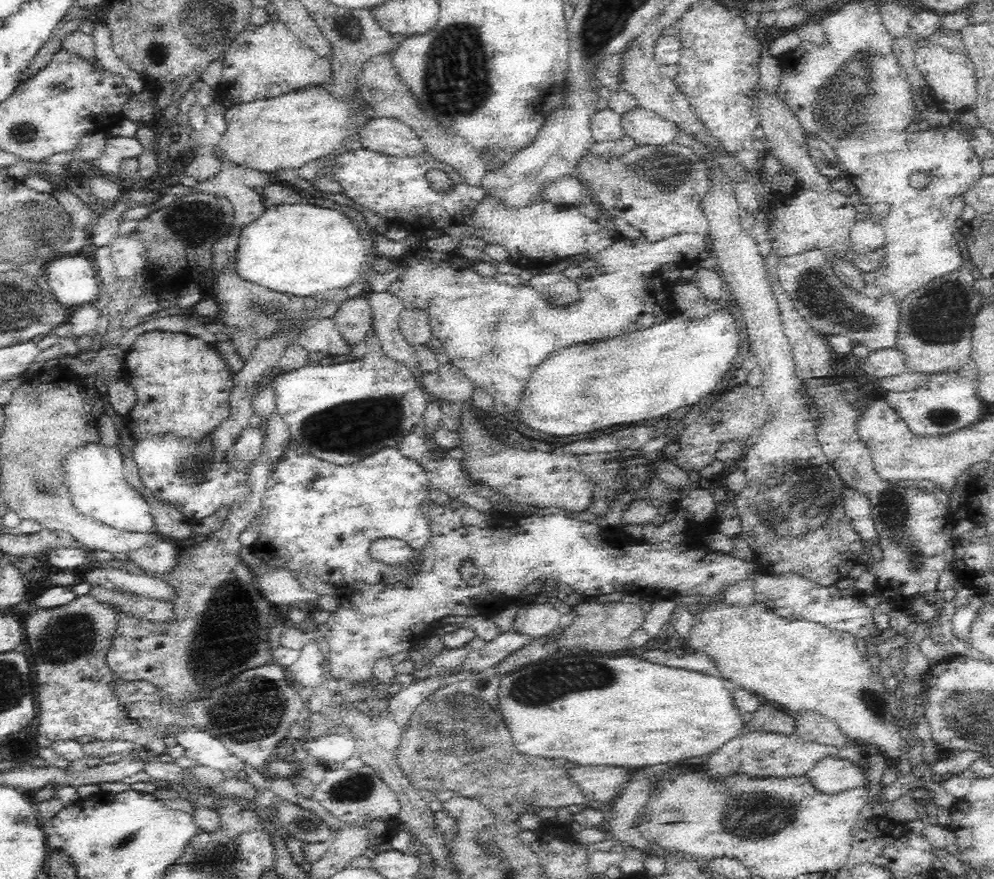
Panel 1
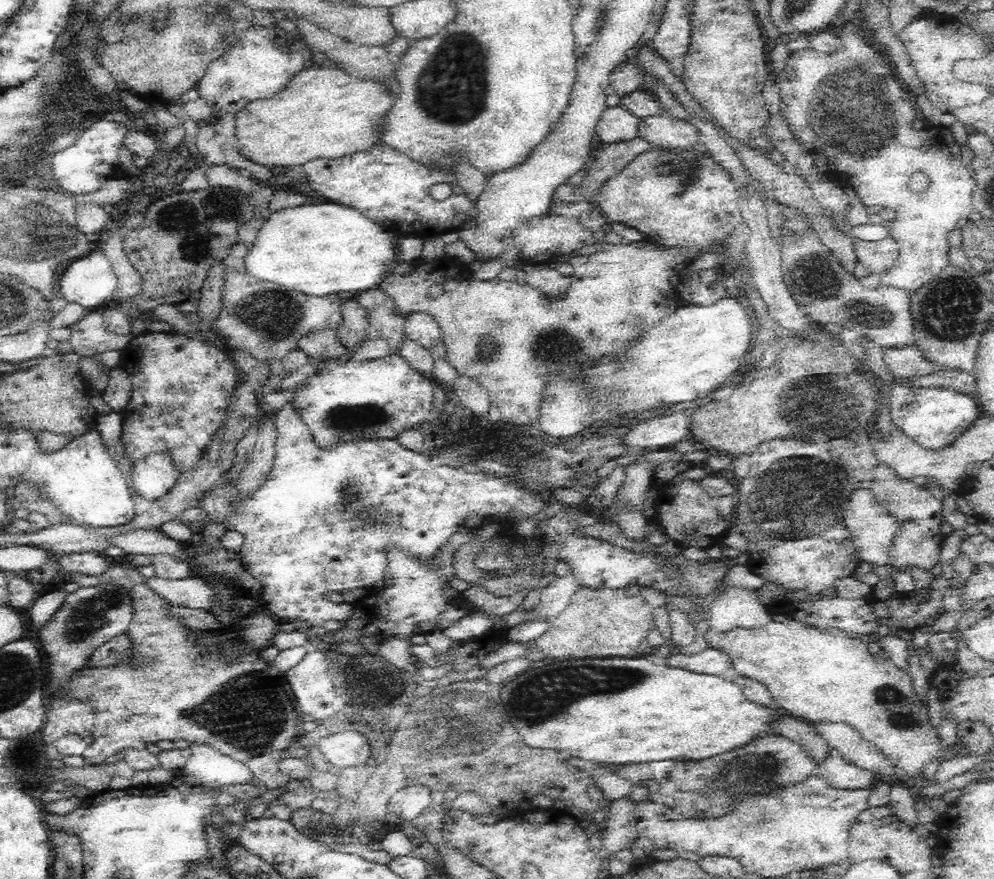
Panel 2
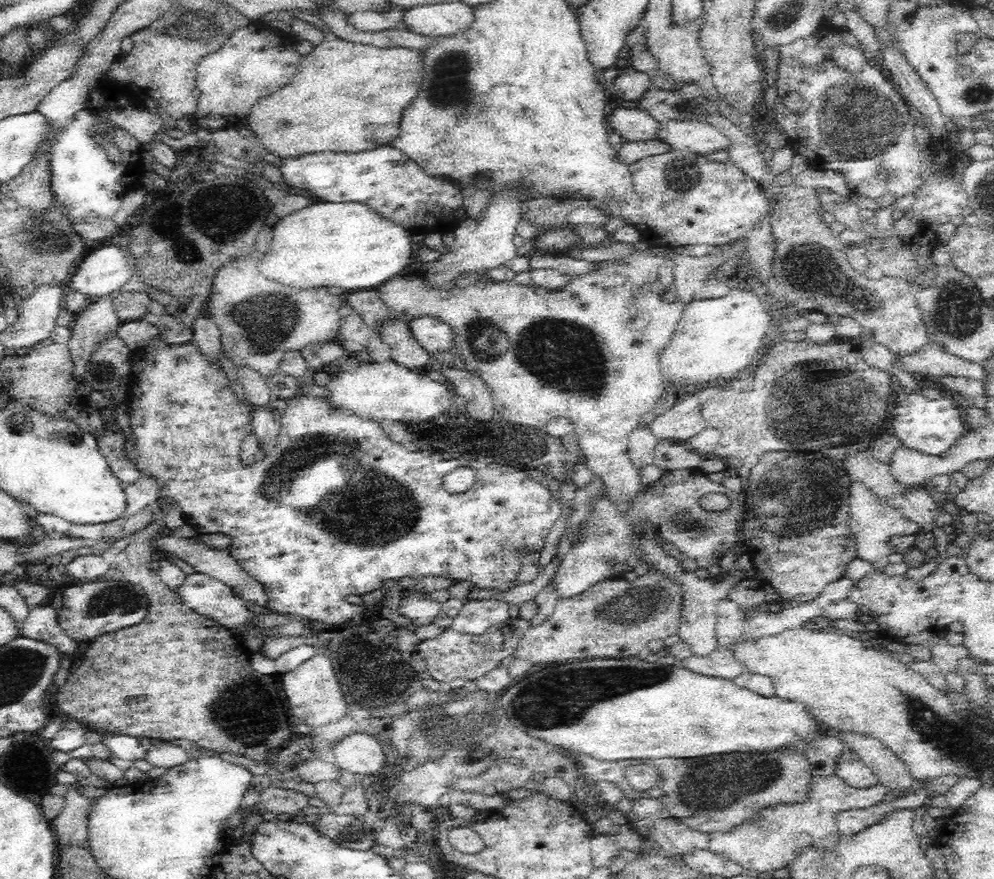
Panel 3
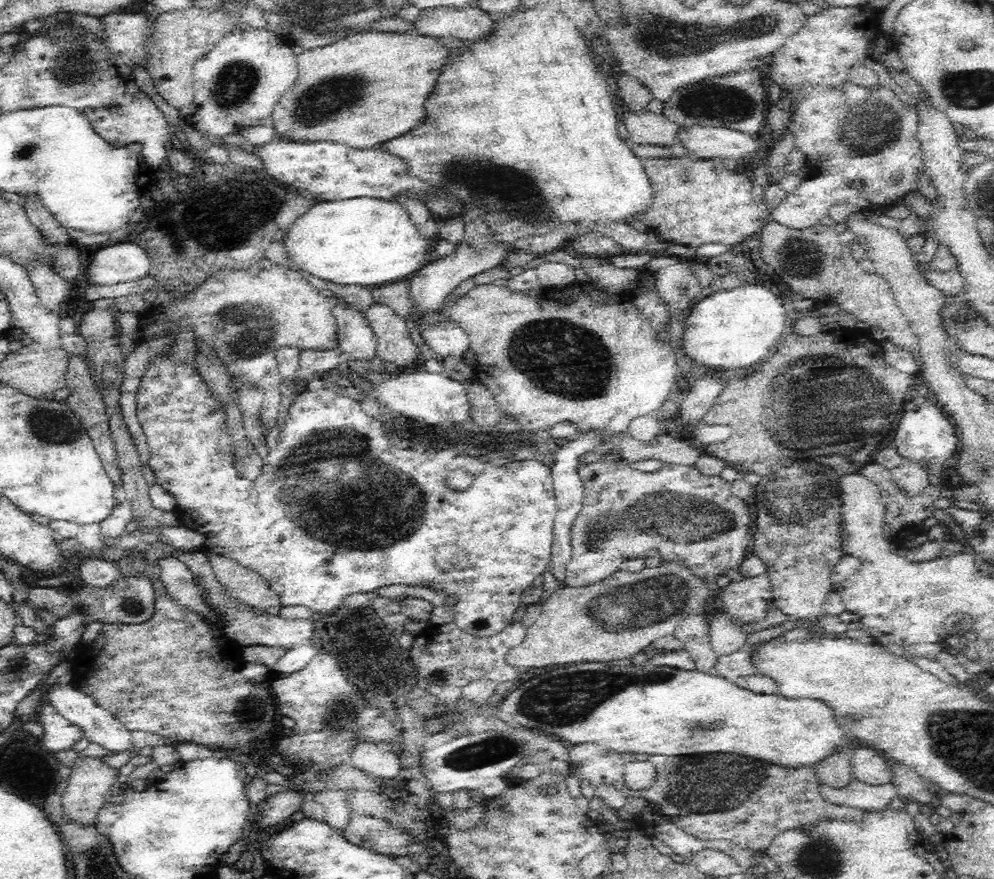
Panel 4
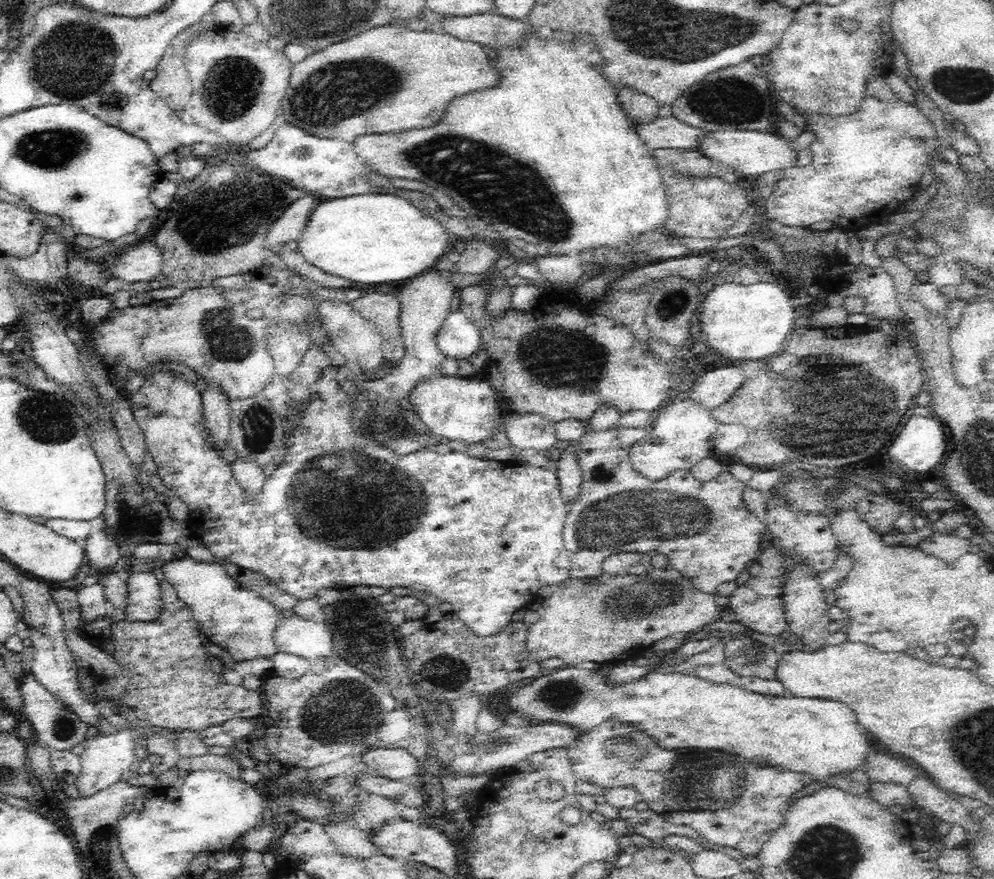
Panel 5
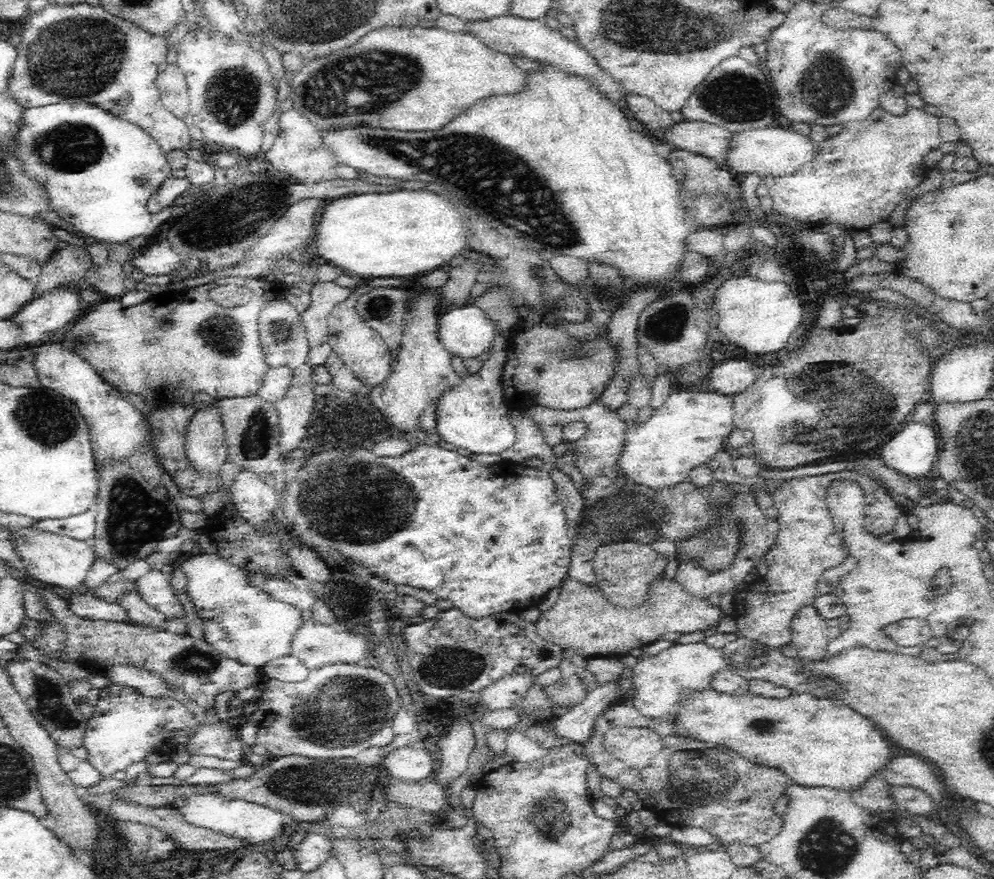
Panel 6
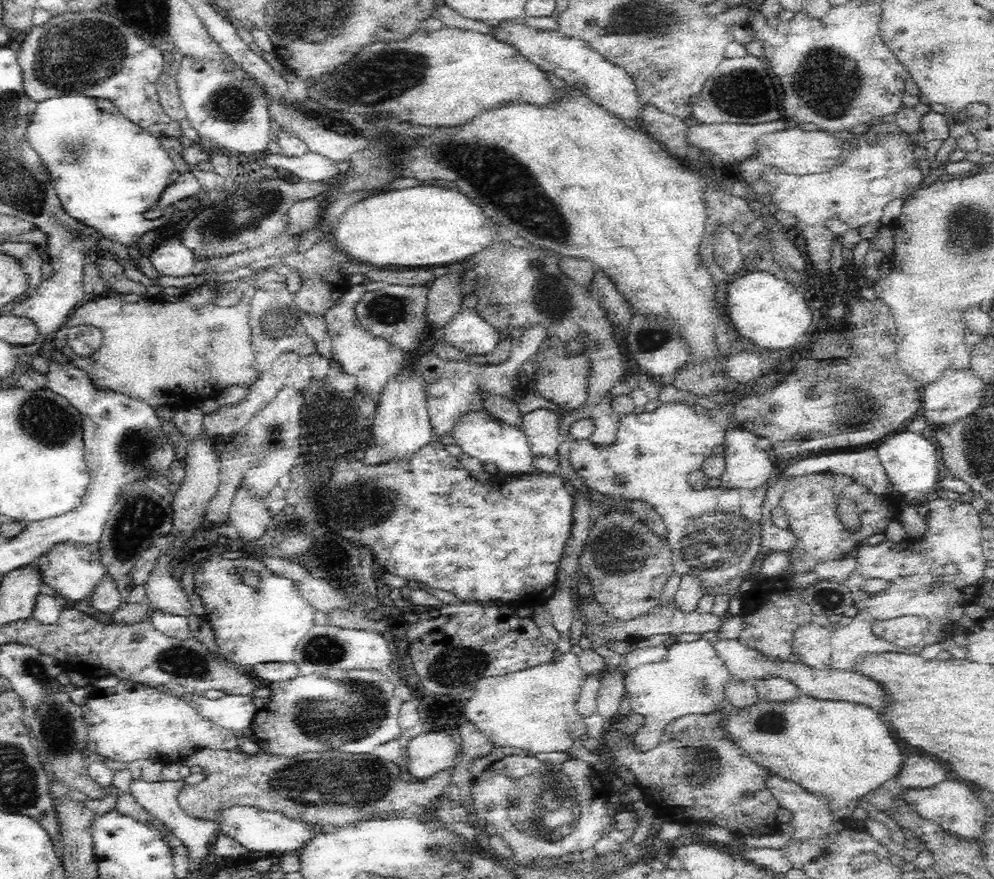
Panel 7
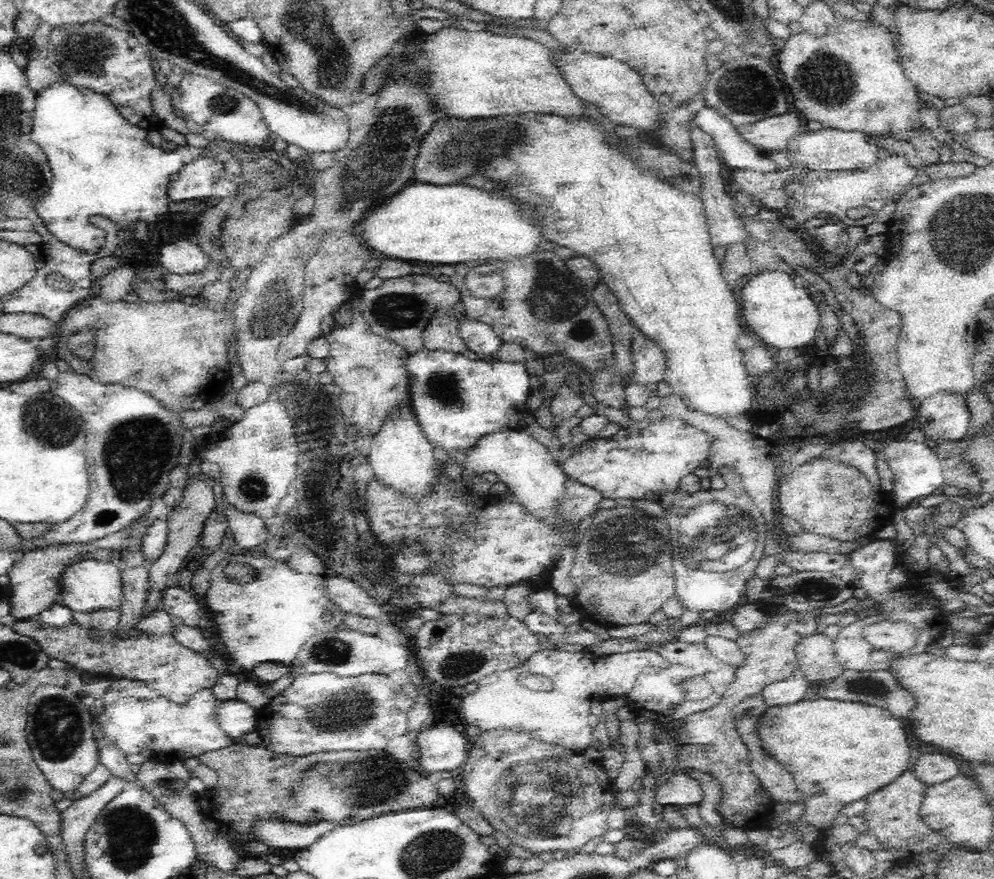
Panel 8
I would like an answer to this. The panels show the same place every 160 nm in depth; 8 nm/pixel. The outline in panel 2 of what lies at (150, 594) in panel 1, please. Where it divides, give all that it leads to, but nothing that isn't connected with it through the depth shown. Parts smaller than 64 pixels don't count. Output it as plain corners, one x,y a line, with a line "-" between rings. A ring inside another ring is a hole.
155,577
144,580
144,587
172,606
202,608
206,611
212,606
212,587
200,579
187,577
167,580

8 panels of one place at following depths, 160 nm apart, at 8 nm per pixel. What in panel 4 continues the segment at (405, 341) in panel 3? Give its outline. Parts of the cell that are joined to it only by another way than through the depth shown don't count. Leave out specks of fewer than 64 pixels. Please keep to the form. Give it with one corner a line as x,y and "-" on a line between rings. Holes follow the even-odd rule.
376,302
363,315
377,338
377,358
394,362
401,369
419,367
422,355
408,334
404,317

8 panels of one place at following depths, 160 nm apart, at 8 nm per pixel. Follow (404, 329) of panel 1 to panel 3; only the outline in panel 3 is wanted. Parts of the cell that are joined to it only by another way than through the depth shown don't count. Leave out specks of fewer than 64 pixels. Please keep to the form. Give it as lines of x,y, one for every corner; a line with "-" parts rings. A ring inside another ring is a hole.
419,316
408,323
417,343
431,355
451,350
453,334
442,320
433,316

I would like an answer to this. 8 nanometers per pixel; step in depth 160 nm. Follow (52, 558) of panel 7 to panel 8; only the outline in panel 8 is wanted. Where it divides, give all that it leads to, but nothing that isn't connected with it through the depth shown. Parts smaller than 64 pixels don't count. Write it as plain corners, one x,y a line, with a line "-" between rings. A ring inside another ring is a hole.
80,558
72,560
60,574
60,602
72,612
90,613
104,608
122,608
120,572
109,561

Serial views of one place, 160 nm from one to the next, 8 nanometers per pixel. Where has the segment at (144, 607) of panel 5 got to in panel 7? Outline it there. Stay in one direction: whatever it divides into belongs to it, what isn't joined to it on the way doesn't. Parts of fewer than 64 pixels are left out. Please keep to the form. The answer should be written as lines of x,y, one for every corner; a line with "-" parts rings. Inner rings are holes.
158,564
148,576
144,588
152,611
160,610
178,617
189,617
193,614
190,600
180,582
173,577
170,566

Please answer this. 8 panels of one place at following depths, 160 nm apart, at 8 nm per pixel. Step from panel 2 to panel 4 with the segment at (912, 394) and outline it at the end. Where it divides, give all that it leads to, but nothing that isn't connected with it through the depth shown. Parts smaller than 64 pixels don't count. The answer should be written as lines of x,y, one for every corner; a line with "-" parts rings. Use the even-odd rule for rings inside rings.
931,395
930,398
927,396
926,401
922,404
915,404
913,401
906,400
901,410
894,442
898,446
897,452
905,459
916,459
916,461
924,461
928,464
942,464
960,450
956,425
946,416
942,406

